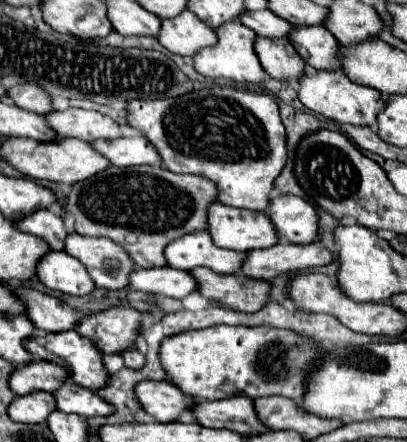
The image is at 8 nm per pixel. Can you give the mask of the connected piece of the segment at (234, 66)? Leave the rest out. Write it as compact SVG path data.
M232 22L232 26L224 26L224 30L216 30L216 34L218 34L218 46L200 50L194 56L194 68L206 78L226 78L238 84L260 84L266 78L266 72L254 52L256 34L240 22Z

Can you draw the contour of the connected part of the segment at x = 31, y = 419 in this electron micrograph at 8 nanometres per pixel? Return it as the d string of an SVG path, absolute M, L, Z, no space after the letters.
M36 390L24 396L16 396L10 406L8 406L8 416L14 422L24 422L24 424L40 424L46 422L48 414L56 408L56 402L52 394Z

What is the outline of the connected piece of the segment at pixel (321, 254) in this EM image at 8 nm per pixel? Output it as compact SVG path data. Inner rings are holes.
M278 242L270 248L256 248L250 250L242 262L242 274L256 280L272 280L278 274L288 274L302 268L324 266L332 260L332 254L314 244L288 244Z

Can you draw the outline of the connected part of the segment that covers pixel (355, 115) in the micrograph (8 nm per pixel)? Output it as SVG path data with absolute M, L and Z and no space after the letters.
M340 70L338 72L318 72L316 76L304 74L304 78L300 80L298 98L308 110L322 114L334 122L366 126L366 128L374 126L378 122L378 116L386 108L386 100L382 98L382 94L378 90L350 82L350 78Z

